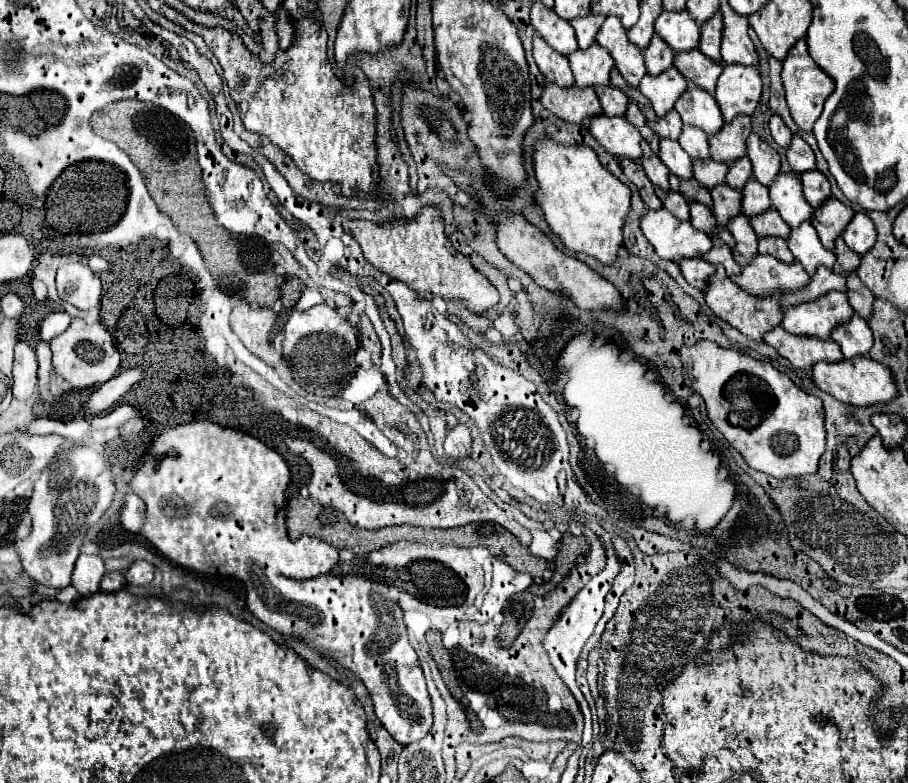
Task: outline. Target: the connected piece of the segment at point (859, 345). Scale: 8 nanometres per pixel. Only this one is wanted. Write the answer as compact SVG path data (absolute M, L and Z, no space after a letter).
M853 313L853 319L849 319L849 323L841 323L841 327L833 331L831 339L839 343L845 359L865 355L873 345L873 333L867 321L861 319L857 313Z

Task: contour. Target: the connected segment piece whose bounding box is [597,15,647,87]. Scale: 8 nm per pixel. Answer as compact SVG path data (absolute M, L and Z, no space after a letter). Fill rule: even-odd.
M609 15L605 19L605 23L601 25L601 29L597 33L597 43L603 45L605 49L609 49L611 57L615 59L615 67L619 69L623 79L629 85L637 87L641 77L647 73L645 63L643 63L643 51L633 47L633 43L629 43L627 31L625 31L623 23L619 23L617 17Z

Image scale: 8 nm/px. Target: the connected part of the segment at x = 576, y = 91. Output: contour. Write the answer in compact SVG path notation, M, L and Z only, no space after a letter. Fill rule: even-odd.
M545 85L541 103L545 109L555 113L561 119L561 111L565 121L569 123L583 123L587 117L601 115L601 103L595 95L595 89L581 91L581 87L557 87L557 85Z

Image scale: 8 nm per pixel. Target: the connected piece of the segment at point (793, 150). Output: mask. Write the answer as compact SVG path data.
M793 135L789 147L787 147L787 161L791 165L791 169L799 175L803 171L811 171L815 169L815 155L813 149L799 137Z

